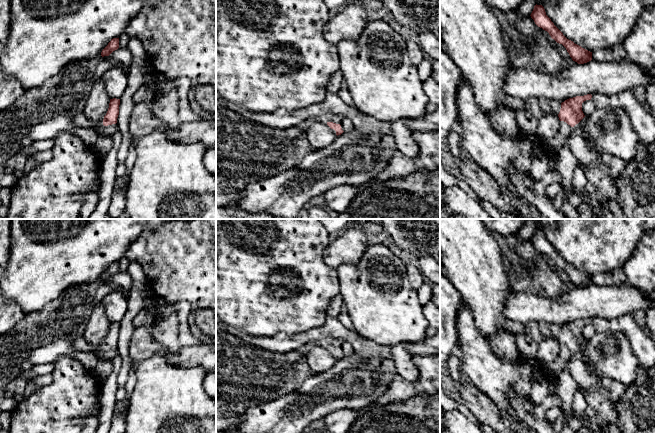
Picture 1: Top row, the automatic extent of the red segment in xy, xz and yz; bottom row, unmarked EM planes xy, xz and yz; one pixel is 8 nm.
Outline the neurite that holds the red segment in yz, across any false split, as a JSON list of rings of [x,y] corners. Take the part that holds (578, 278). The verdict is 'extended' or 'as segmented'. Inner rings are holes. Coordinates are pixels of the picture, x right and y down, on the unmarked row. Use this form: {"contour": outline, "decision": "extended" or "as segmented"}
{"contour": [[[536,228],[530,240],[538,251],[547,255],[552,263],[566,272],[573,285],[584,288],[592,284],[592,276],[567,263],[546,239],[542,229]]], "decision": "as segmented"}

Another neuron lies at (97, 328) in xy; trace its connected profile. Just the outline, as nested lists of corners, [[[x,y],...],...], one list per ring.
[[[101,302],[95,306],[92,315],[87,322],[83,337],[89,344],[89,351],[98,358],[98,363],[94,367],[93,372],[98,379],[102,381],[112,373],[113,369],[112,361],[101,359],[98,353],[103,349],[103,343],[108,335],[110,323]]]

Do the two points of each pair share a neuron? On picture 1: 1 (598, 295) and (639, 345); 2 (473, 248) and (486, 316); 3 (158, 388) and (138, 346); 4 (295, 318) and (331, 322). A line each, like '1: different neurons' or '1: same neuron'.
1: different neurons
2: same neuron
3: different neurons
4: different neurons

